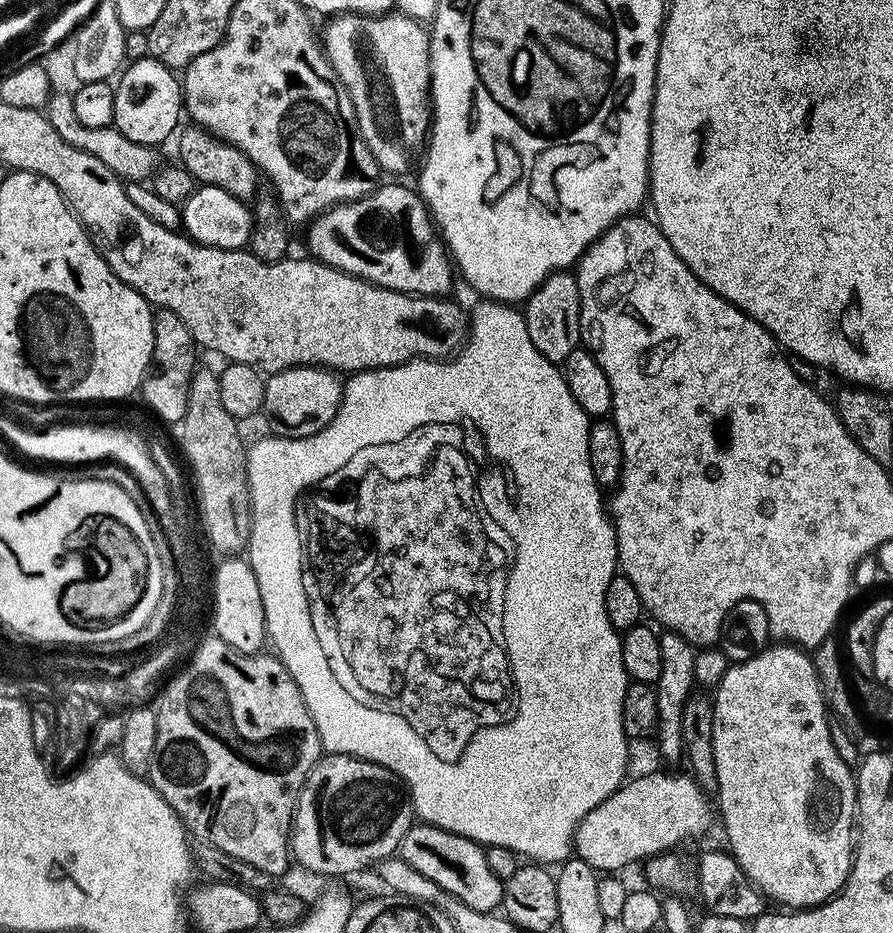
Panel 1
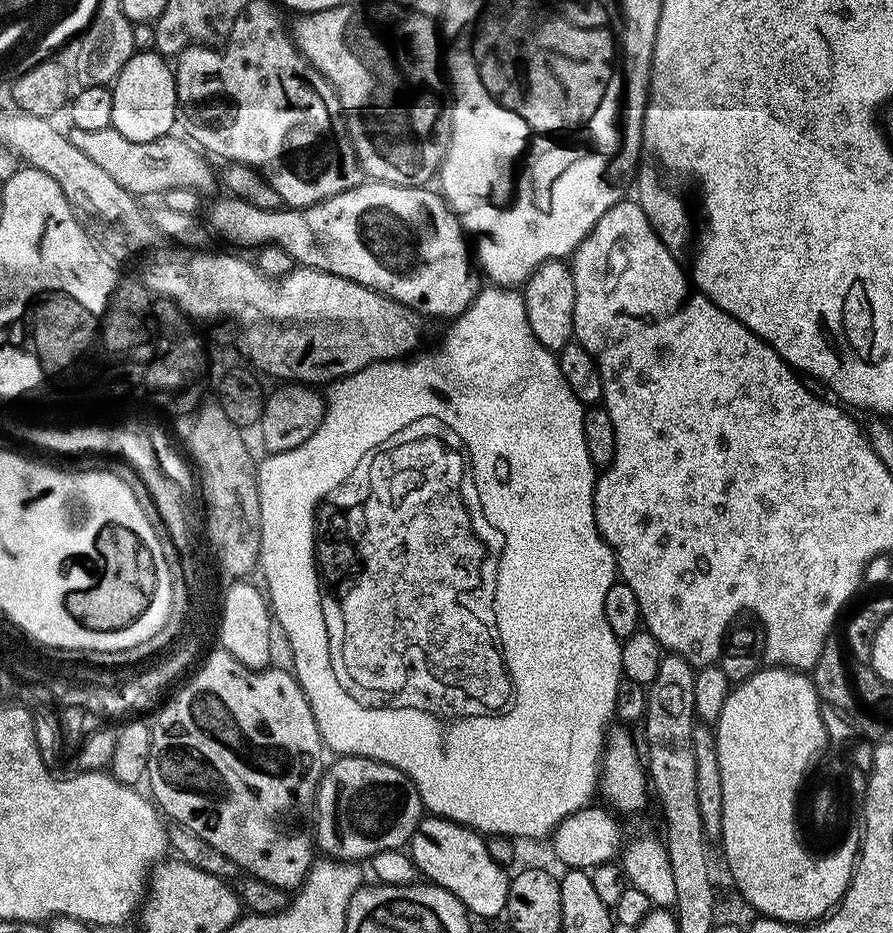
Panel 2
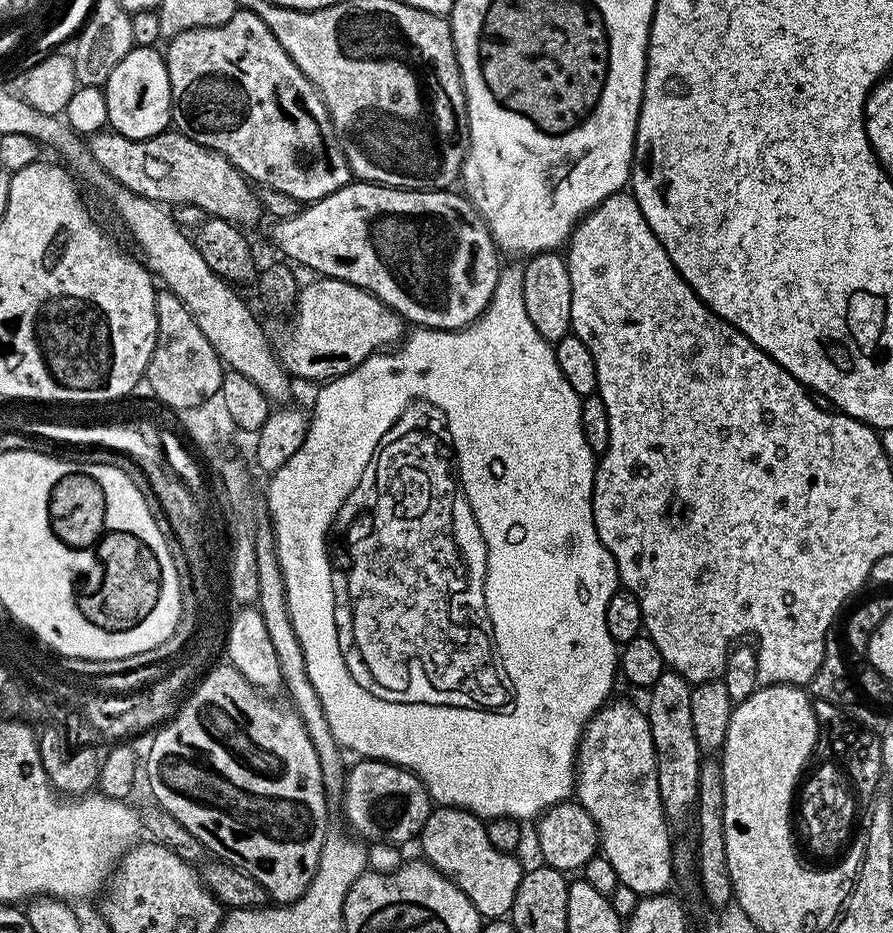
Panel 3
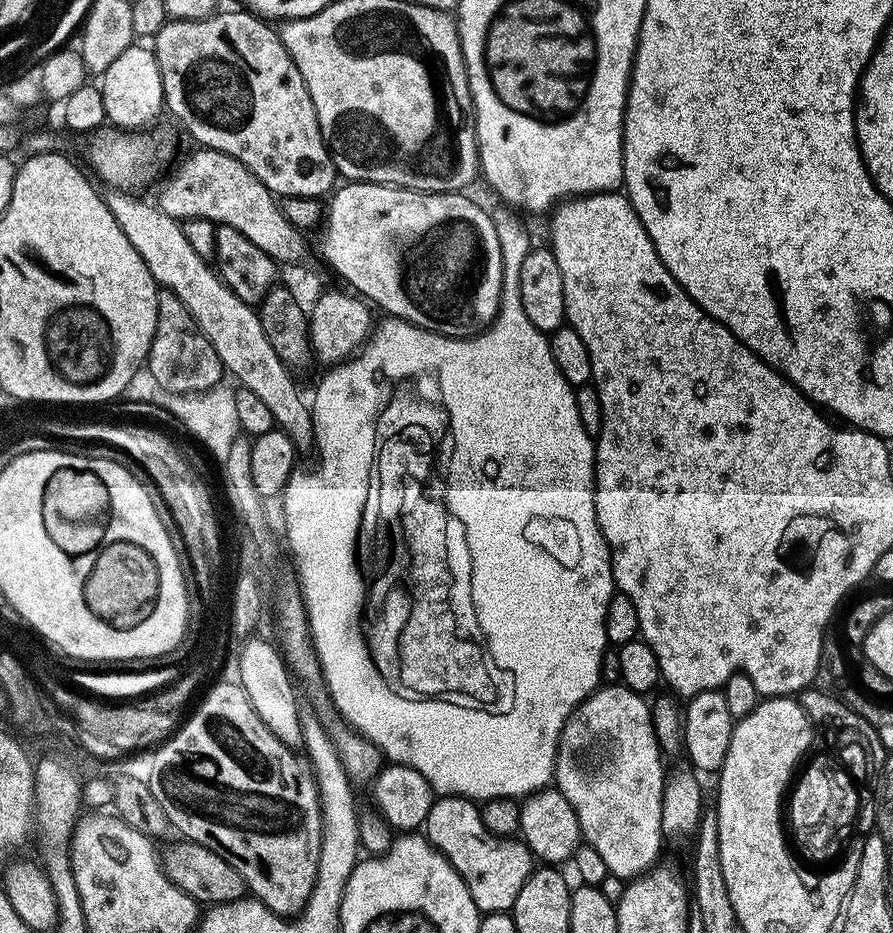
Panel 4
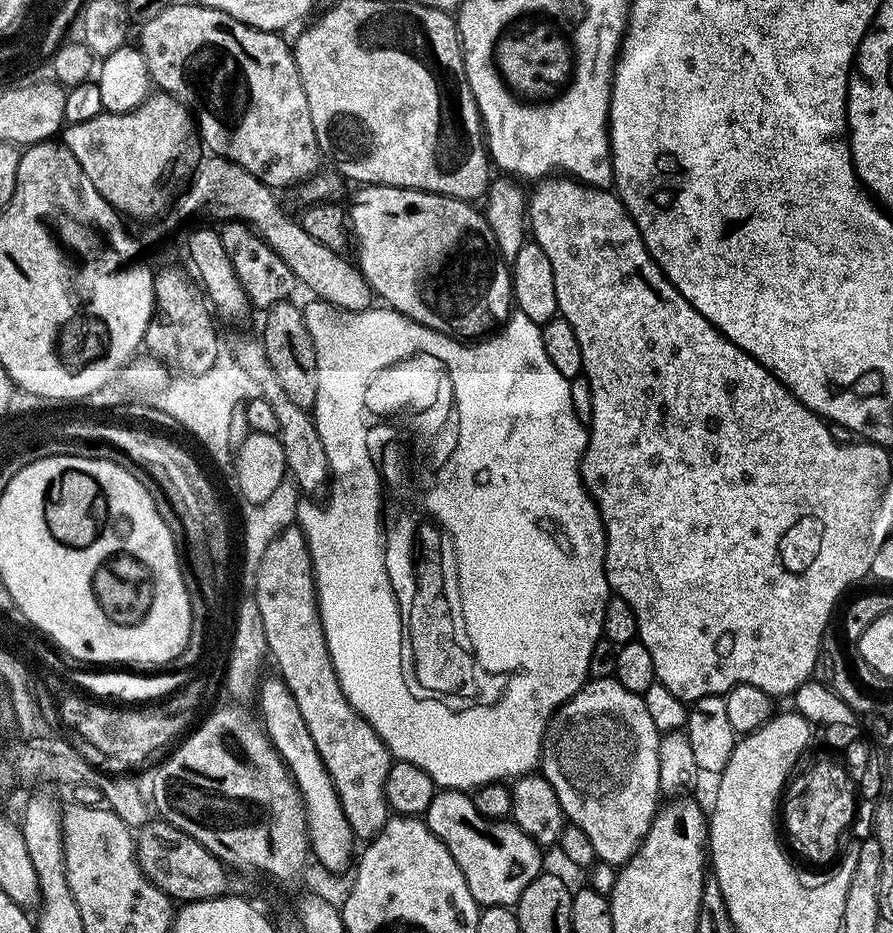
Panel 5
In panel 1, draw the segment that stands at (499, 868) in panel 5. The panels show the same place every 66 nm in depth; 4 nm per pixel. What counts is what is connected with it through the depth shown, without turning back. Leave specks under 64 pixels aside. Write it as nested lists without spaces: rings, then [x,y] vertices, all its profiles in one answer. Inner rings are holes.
[[[413,823],[398,849],[398,856],[418,870],[423,877],[436,882],[444,891],[456,895],[468,907],[476,911],[492,912],[501,907],[504,898],[504,881],[499,880],[486,863],[481,845],[462,834],[442,830],[433,824]]]

